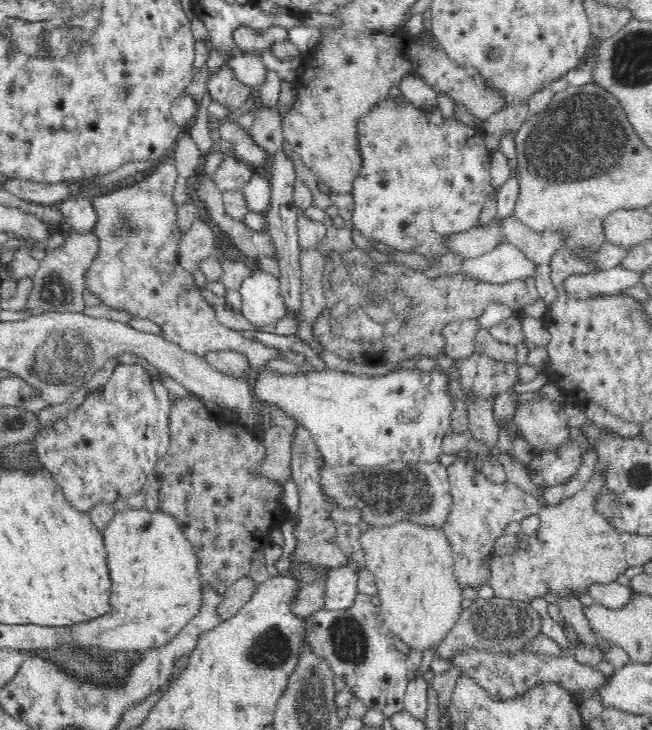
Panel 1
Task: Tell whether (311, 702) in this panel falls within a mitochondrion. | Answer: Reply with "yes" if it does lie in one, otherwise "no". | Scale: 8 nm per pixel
yes

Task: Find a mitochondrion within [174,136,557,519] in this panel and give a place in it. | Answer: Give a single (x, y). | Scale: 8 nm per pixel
(370, 299)

